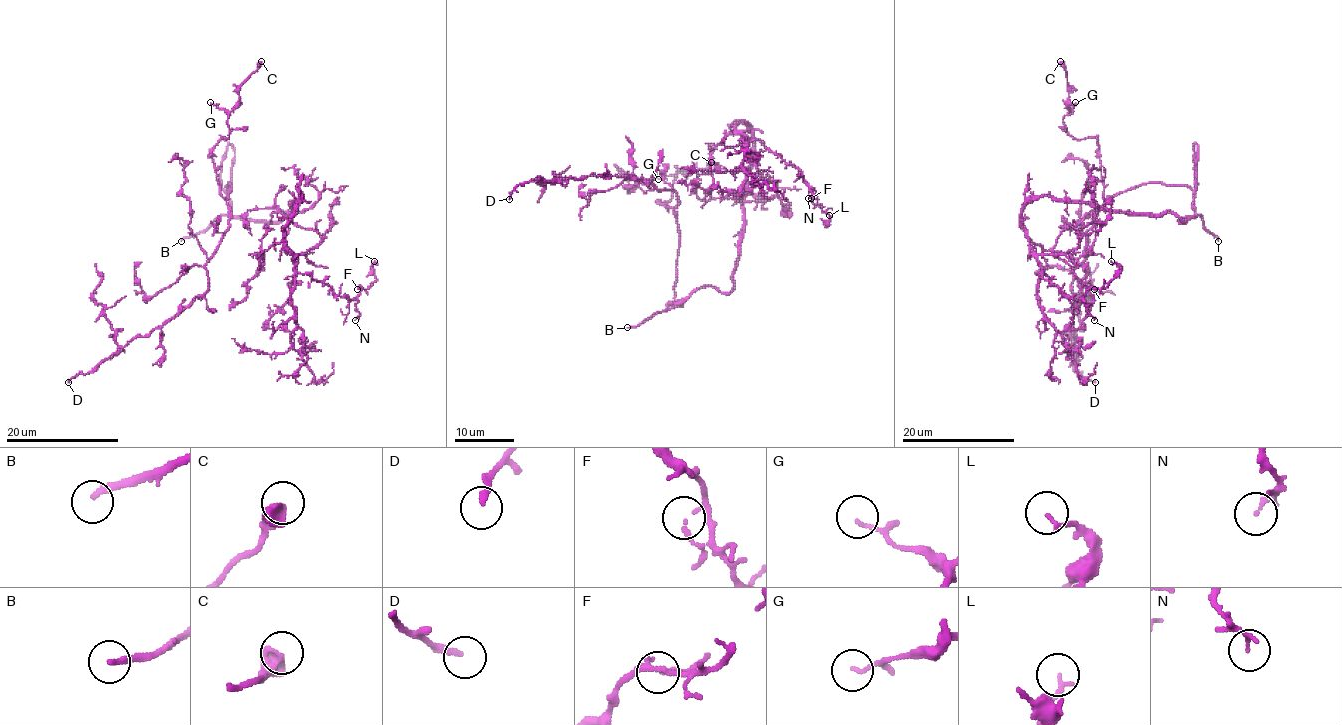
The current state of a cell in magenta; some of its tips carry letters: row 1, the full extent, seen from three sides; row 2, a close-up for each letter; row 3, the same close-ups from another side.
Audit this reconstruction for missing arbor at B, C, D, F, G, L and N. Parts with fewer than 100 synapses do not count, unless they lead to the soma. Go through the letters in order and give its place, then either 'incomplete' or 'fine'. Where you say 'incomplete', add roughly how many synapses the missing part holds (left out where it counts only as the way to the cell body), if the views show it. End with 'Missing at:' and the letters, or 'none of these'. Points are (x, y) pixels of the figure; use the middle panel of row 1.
B: at (627, 327); incomplete
C: at (711, 162); fine
D: at (509, 199); fine
F: at (811, 198); fine
G: at (658, 179); fine
L: at (829, 215); fine
N: at (808, 198); fine
Missing at: B

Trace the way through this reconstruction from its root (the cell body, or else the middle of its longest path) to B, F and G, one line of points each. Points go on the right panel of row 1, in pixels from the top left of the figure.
B: (1184, 217), (1201, 215), (1203, 225), (1218, 241)
F: (1184, 217), (1036, 196), (1022, 211), (1022, 224), (1039, 273), (1074, 300), (1099, 289), (1094, 289)
G: (1184, 217), (1194, 214), (1186, 186), (1143, 183), (1104, 197), (1098, 140), (1066, 131), (1075, 102)

